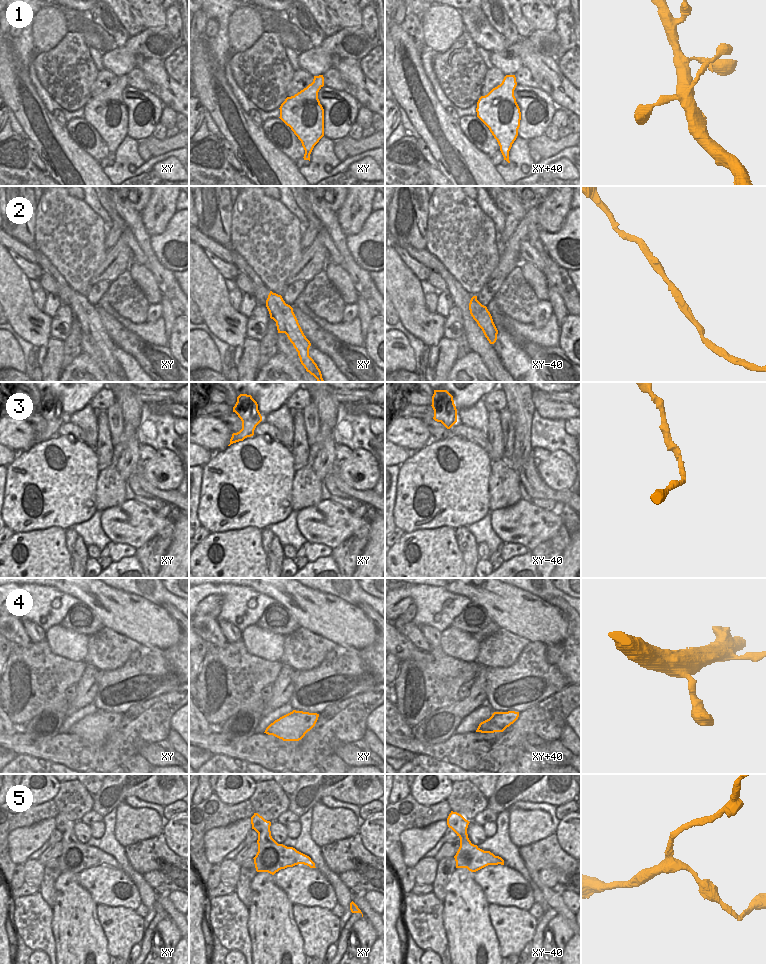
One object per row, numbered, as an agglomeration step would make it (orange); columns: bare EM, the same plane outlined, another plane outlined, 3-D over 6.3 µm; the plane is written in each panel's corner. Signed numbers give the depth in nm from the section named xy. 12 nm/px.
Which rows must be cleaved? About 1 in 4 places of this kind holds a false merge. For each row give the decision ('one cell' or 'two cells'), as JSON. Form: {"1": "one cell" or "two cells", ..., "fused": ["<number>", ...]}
{"1": "one cell", "2": "one cell", "3": "one cell", "4": "one cell", "5": "one cell", "fused": []}

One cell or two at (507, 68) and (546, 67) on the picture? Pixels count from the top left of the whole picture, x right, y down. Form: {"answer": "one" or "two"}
{"answer": "two"}

